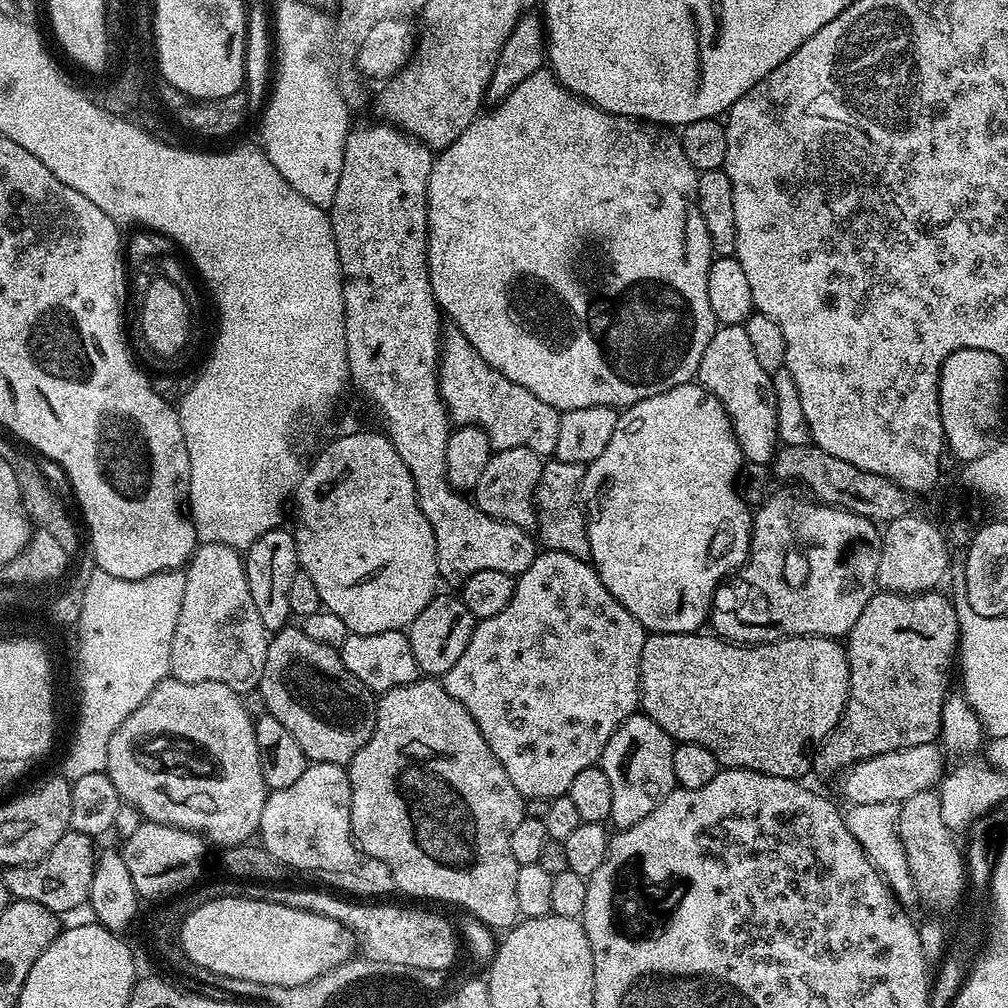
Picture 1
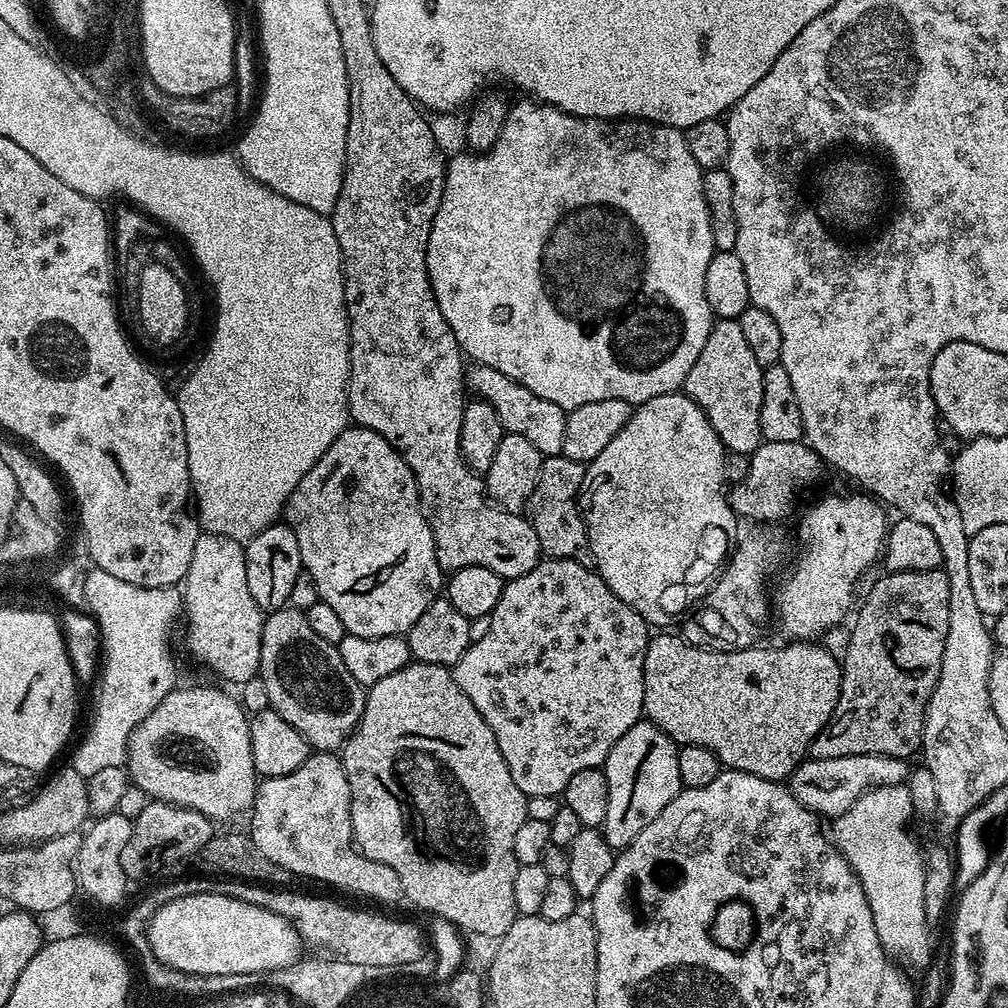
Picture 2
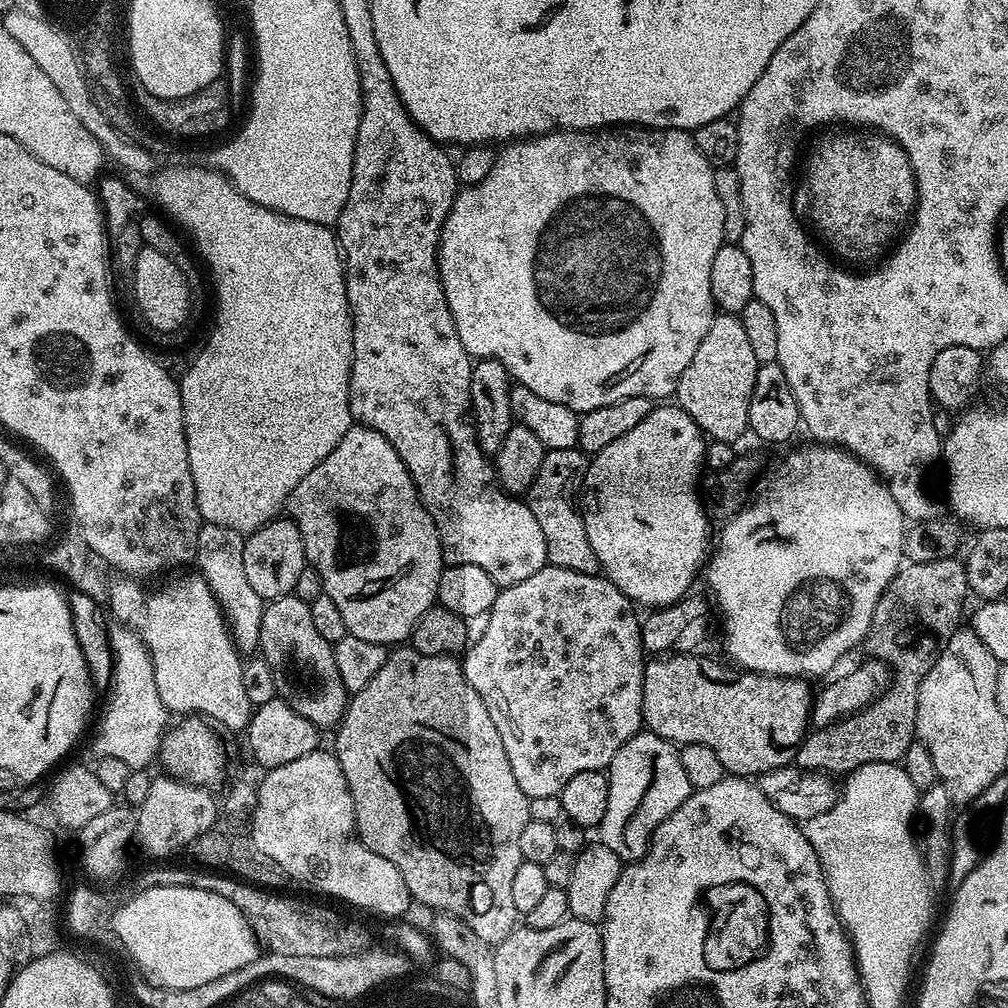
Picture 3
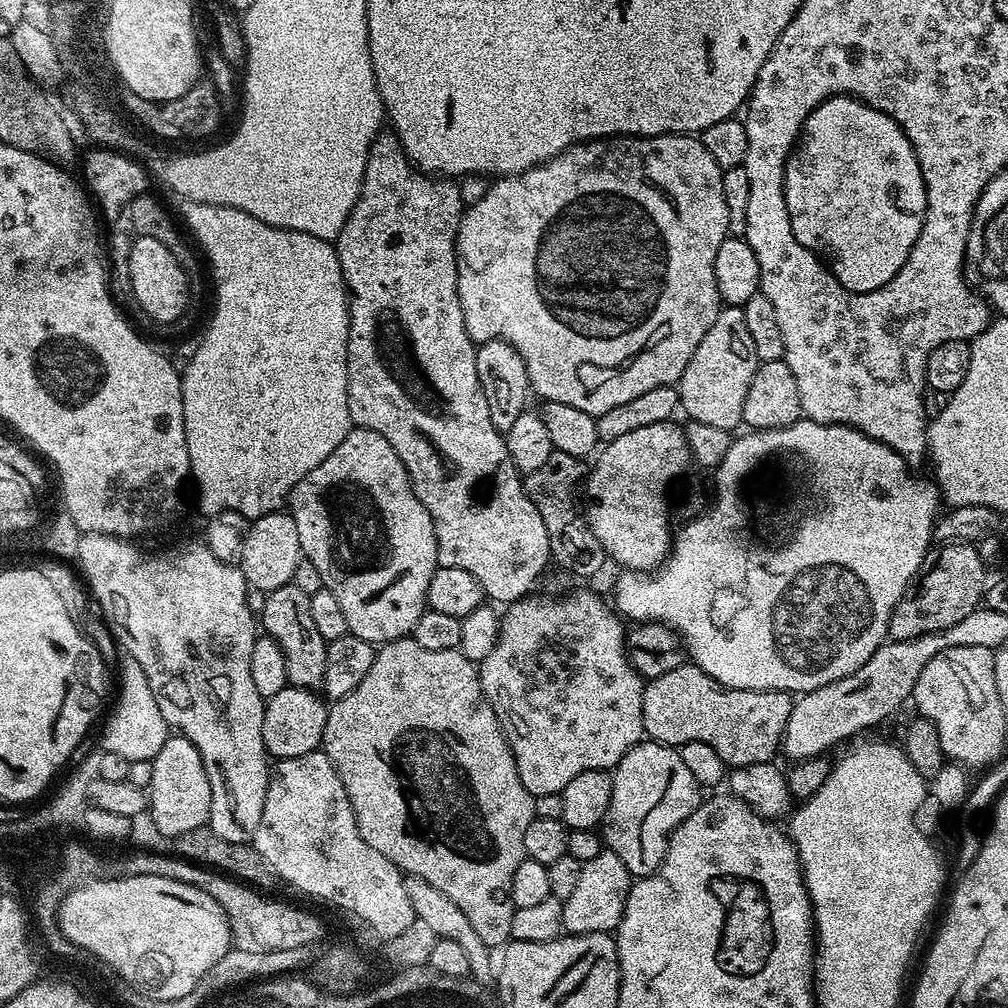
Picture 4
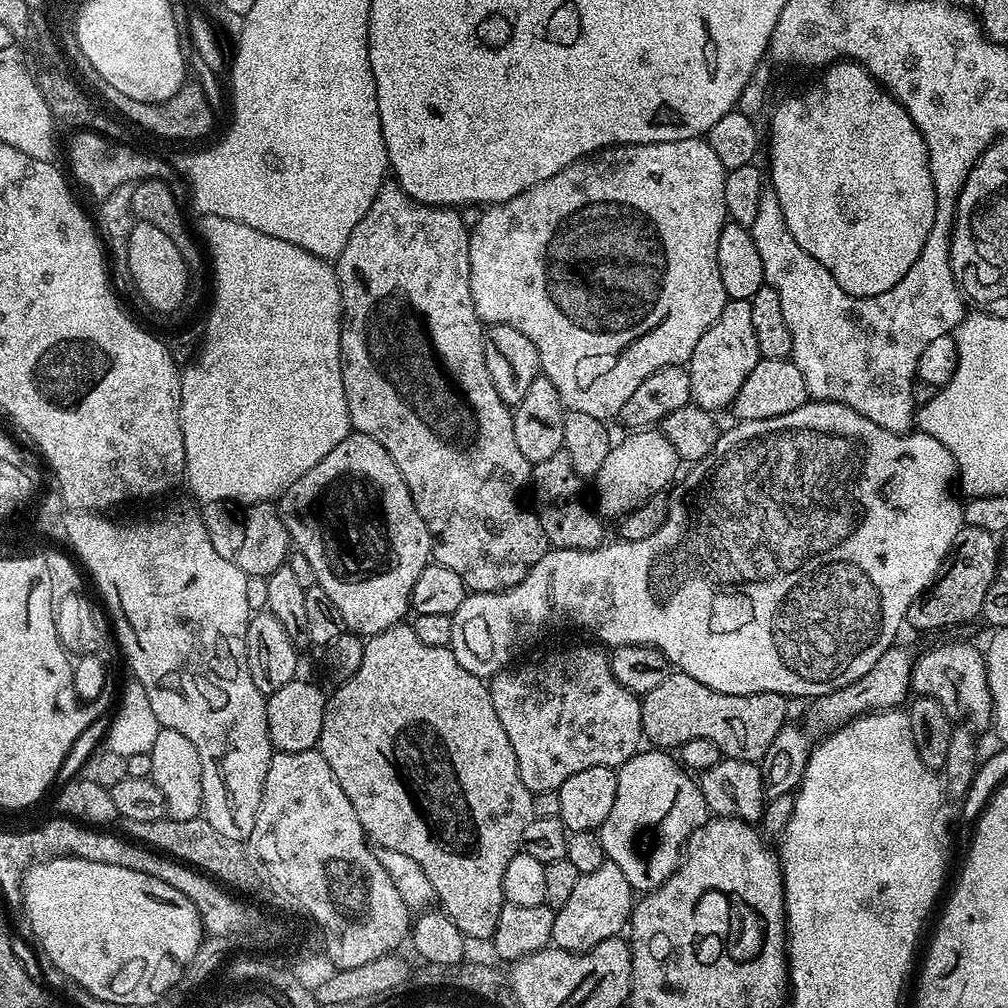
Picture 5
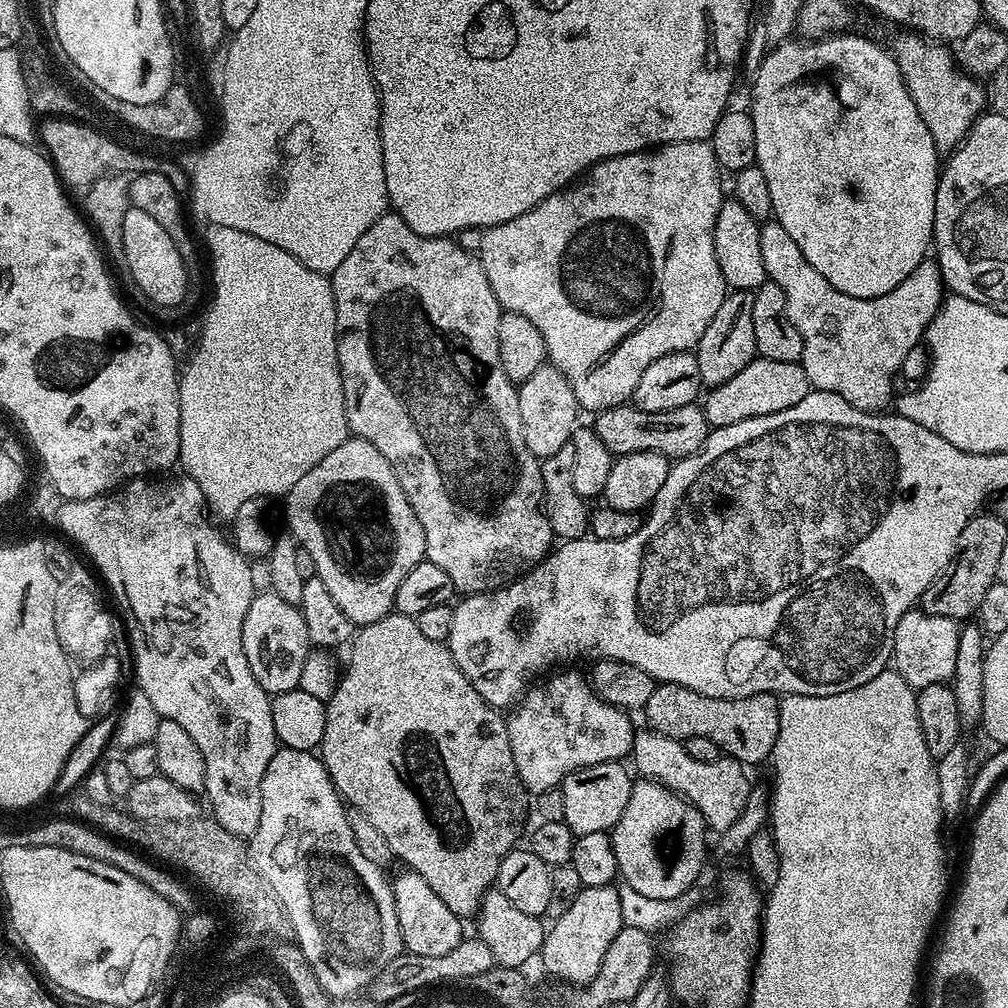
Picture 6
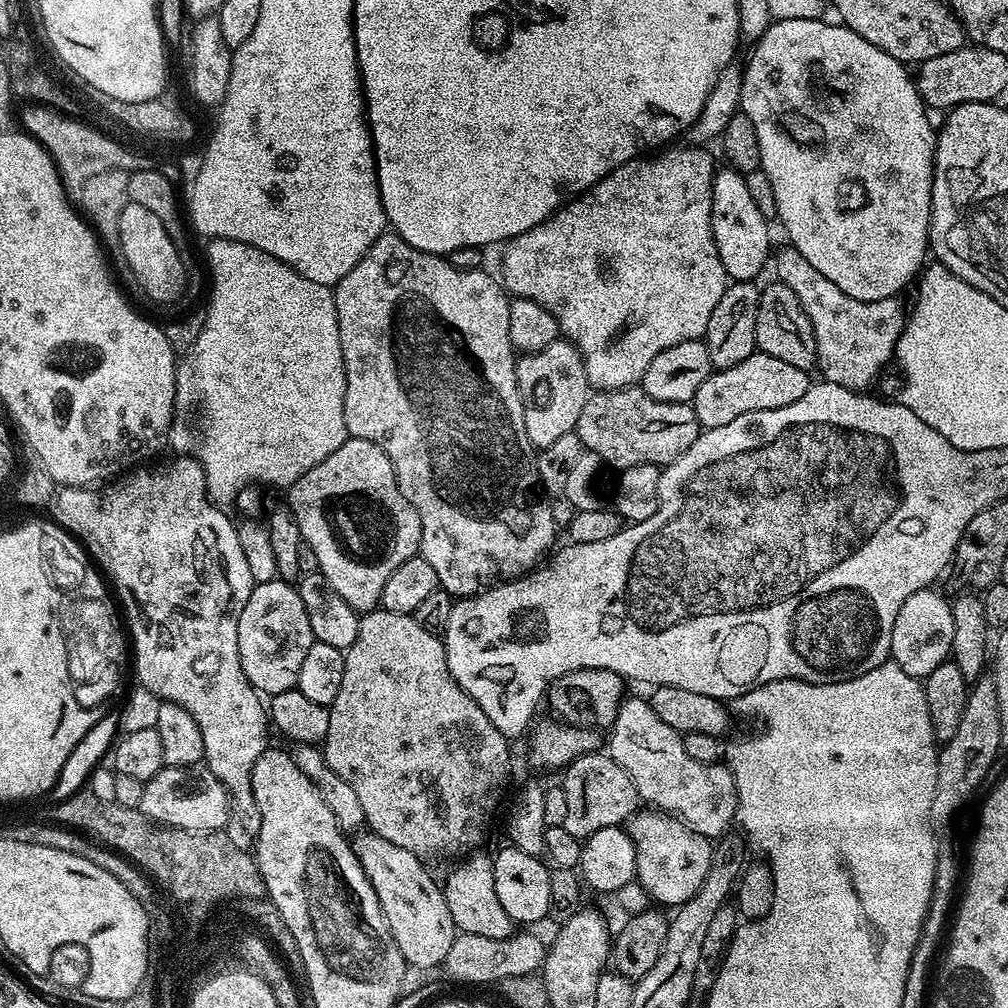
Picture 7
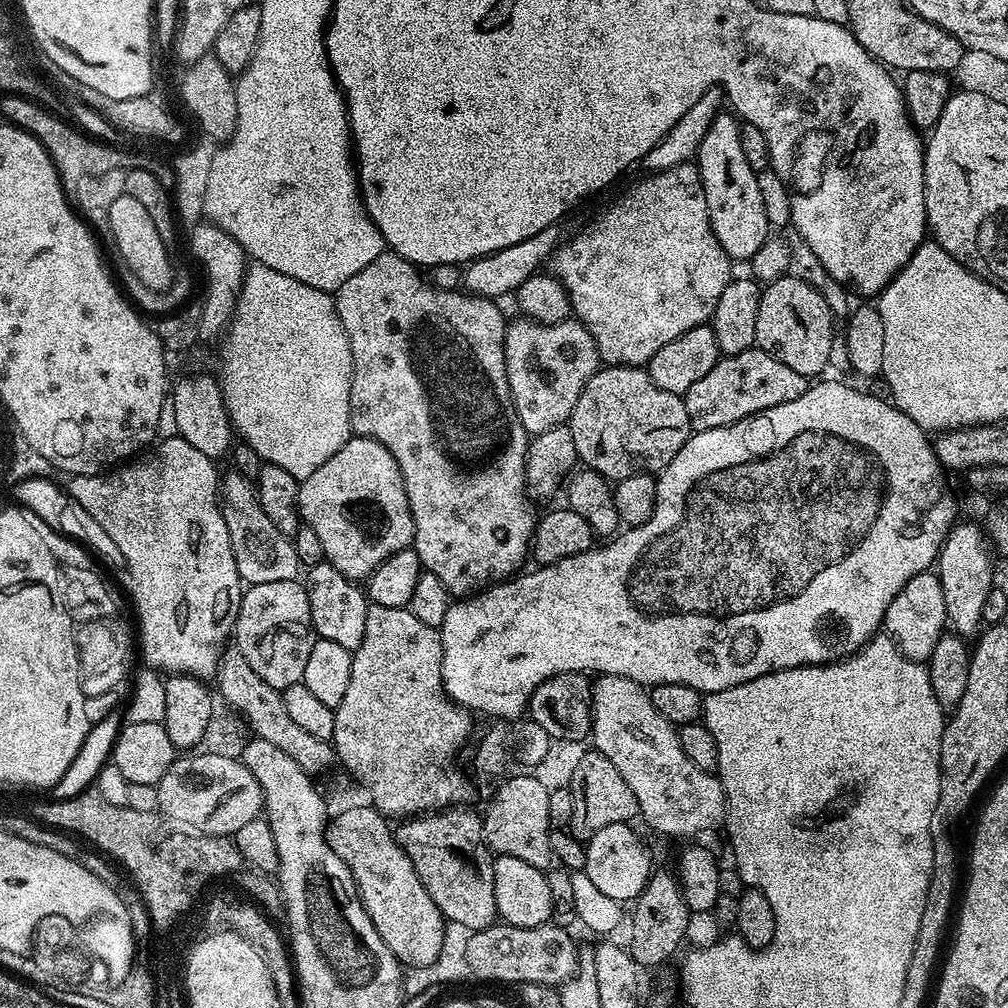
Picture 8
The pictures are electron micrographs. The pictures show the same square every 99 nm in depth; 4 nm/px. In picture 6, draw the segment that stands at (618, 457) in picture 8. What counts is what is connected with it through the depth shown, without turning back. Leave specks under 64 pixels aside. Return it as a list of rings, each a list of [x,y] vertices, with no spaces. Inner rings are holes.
[[[631,403],[619,404],[617,408],[608,408],[604,412],[597,412],[594,416],[594,427],[598,438],[606,442],[613,457],[634,454],[635,452],[657,452],[677,461],[683,456],[693,456],[706,442],[710,431],[708,419],[704,417],[703,407],[699,403],[678,406],[678,410],[662,410],[661,412],[647,412],[633,406]]]

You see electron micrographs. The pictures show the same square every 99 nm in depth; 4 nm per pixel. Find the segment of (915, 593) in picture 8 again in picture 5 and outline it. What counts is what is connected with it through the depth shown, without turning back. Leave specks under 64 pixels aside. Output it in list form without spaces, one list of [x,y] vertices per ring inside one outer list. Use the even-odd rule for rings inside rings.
[[[936,644],[933,648],[926,649],[921,656],[917,655],[912,665],[912,692],[934,698],[948,711],[949,717],[965,716],[969,720],[965,720],[969,725],[987,725],[992,719],[992,695],[988,689],[986,660],[981,649],[979,652],[968,644]]]

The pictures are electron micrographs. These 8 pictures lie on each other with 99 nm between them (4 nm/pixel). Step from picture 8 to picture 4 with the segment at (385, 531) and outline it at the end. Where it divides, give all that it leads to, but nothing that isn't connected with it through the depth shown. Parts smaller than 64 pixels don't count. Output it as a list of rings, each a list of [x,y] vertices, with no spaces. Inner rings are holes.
[[[353,427],[352,431],[346,434],[346,438],[342,438],[342,442],[334,446],[334,454],[330,454],[326,462],[314,466],[314,470],[310,470],[310,474],[306,474],[306,478],[302,478],[298,486],[294,486],[294,490],[288,496],[287,507],[294,518],[294,526],[298,526],[301,553],[307,560],[314,562],[318,574],[322,574],[324,587],[330,590],[330,594],[334,594],[334,598],[338,598],[349,633],[377,646],[388,644],[391,640],[405,639],[414,630],[420,615],[426,611],[430,578],[434,578],[438,567],[438,542],[434,534],[434,522],[430,518],[430,510],[426,510],[426,506],[422,506],[422,502],[414,494],[406,466],[402,458],[394,454],[394,446],[390,446],[390,442],[386,442],[386,438],[382,438],[382,434],[374,430]]]

